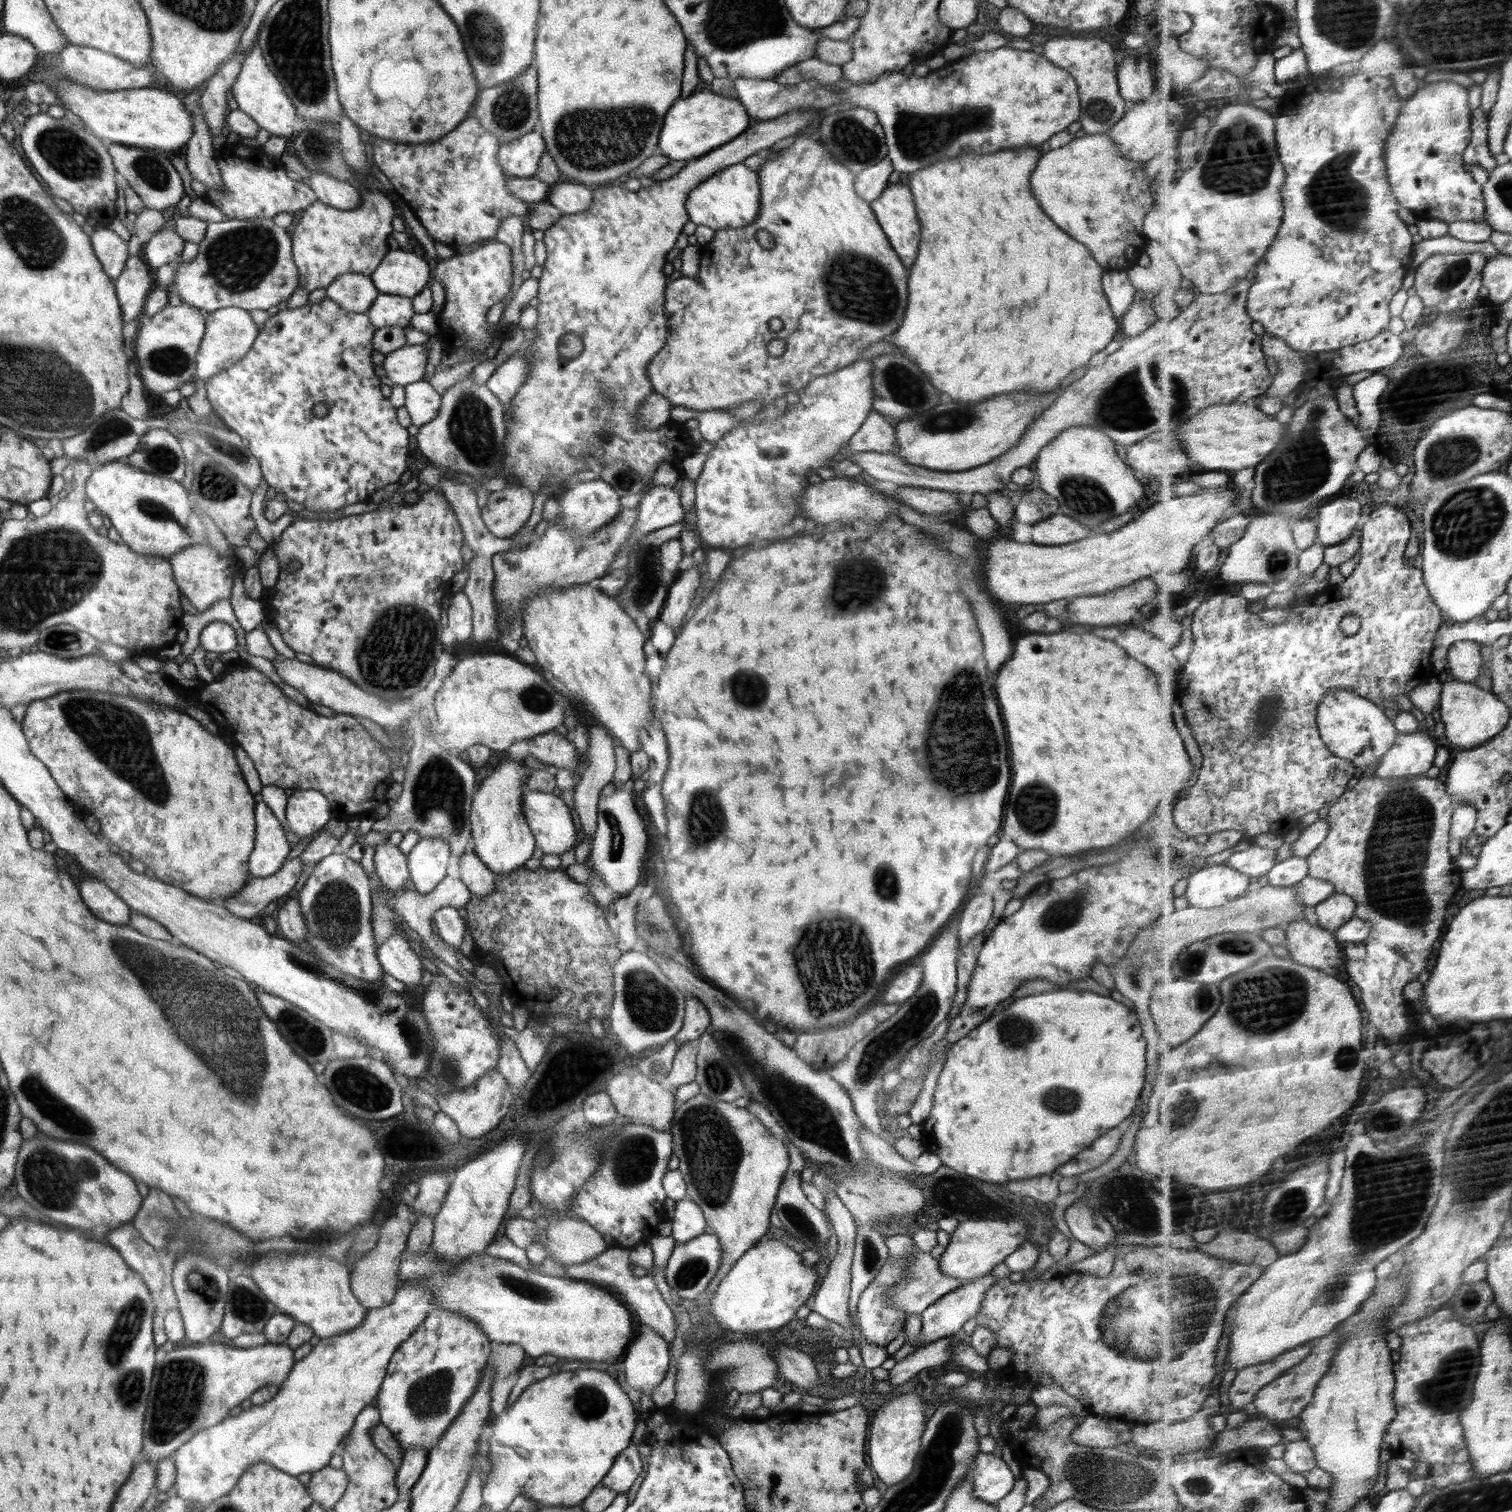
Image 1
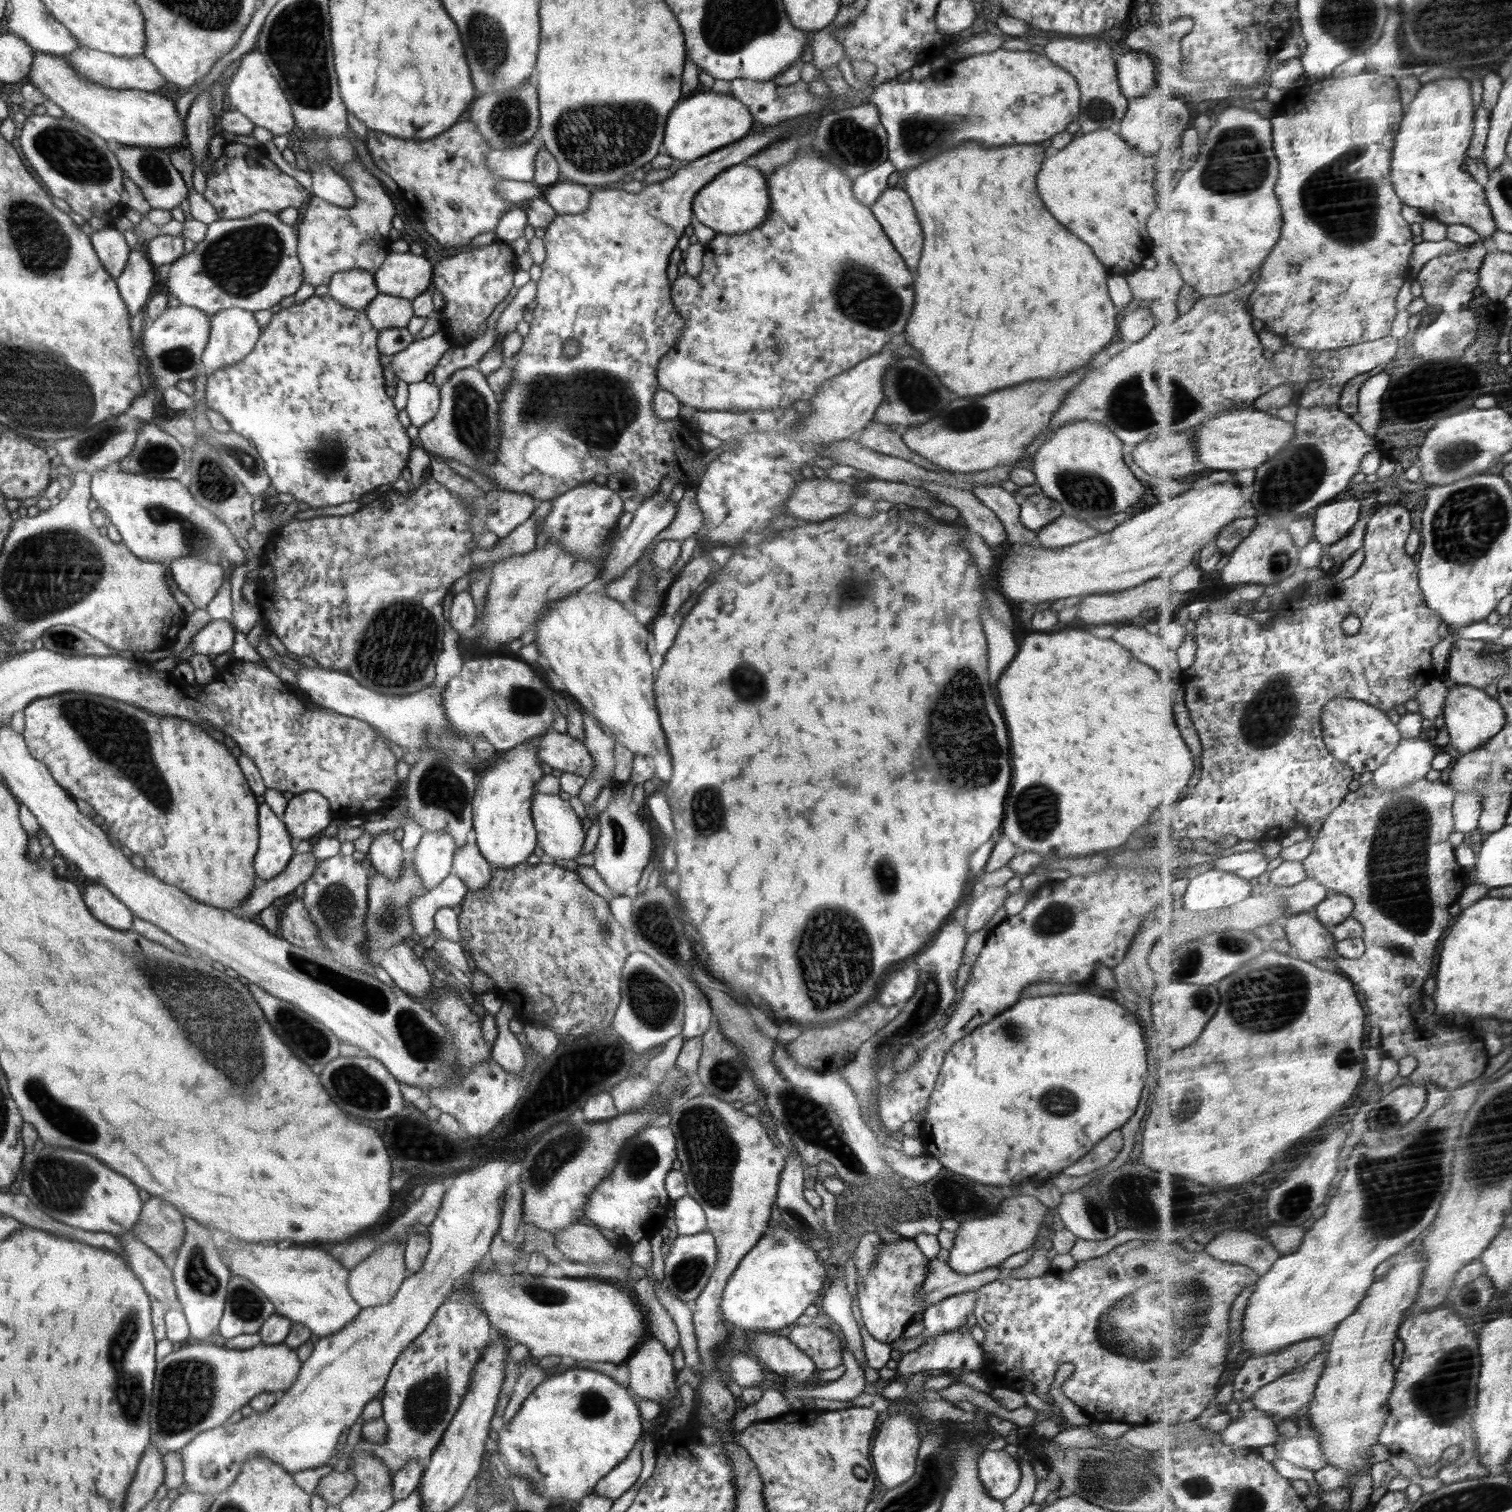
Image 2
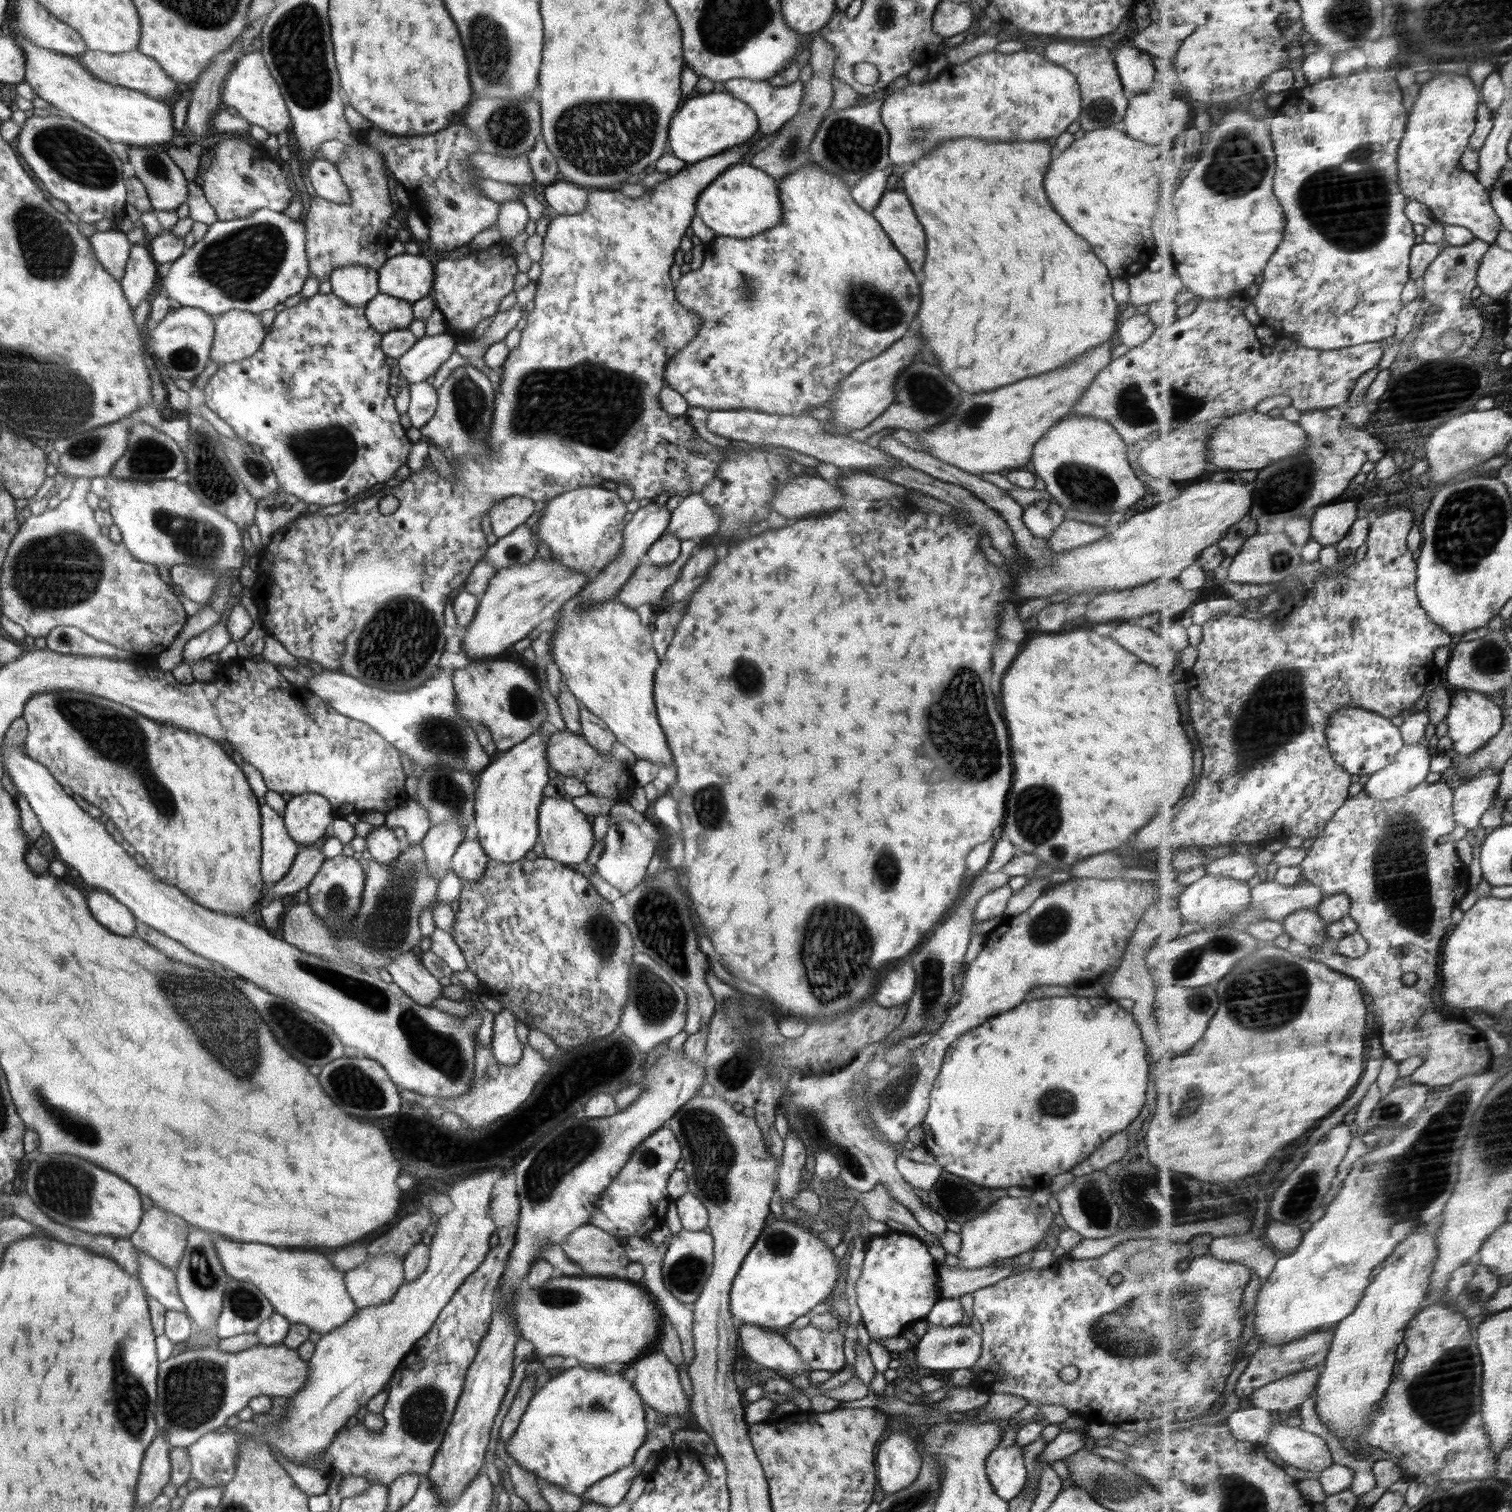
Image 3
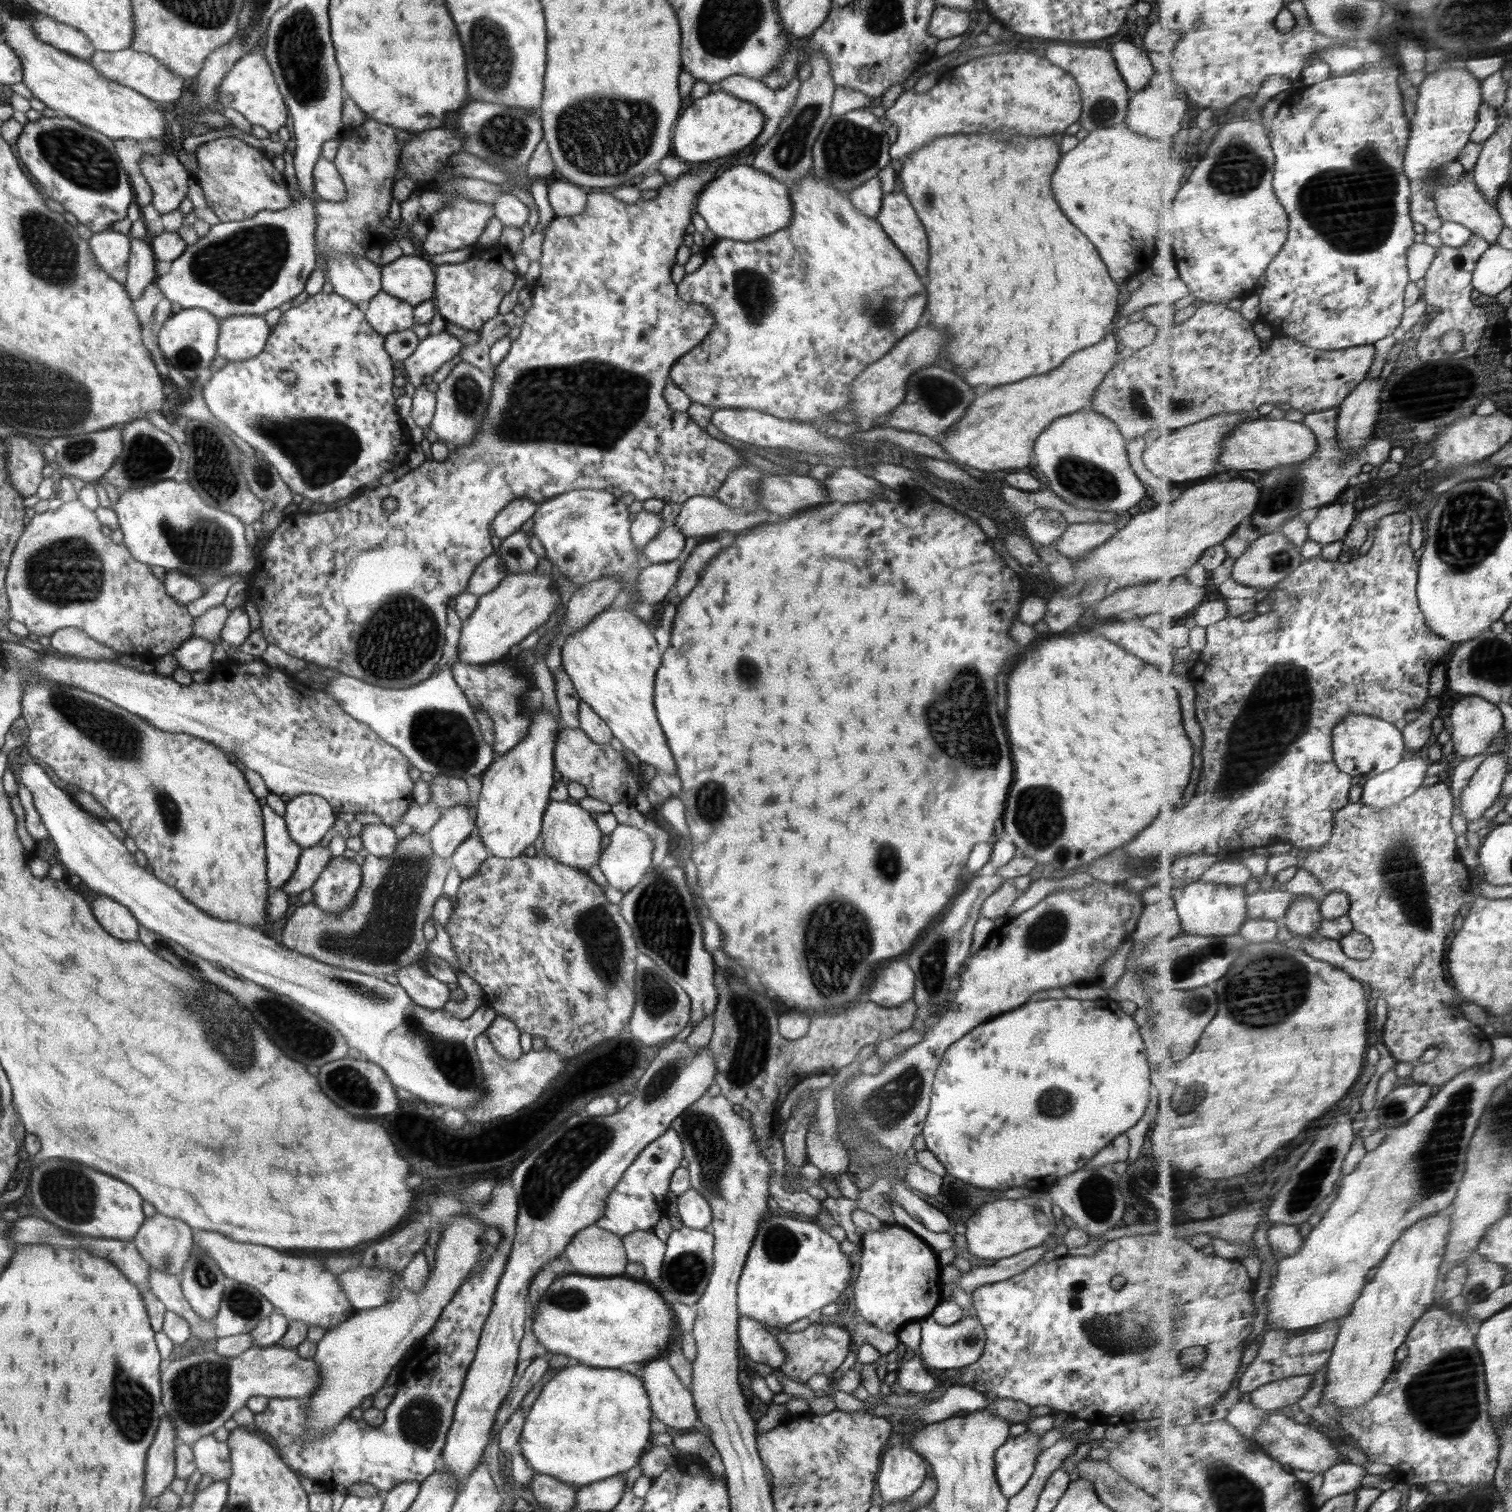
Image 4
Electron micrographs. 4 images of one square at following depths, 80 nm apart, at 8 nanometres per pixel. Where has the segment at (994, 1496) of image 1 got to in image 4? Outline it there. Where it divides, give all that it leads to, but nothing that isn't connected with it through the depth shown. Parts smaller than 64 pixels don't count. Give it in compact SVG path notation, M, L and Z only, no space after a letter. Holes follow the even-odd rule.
M1025 1431L1016 1437L1008 1437L994 1455L995 1475L1002 1494L1012 1498L1024 1488L1032 1476L1041 1453L1041 1435Z

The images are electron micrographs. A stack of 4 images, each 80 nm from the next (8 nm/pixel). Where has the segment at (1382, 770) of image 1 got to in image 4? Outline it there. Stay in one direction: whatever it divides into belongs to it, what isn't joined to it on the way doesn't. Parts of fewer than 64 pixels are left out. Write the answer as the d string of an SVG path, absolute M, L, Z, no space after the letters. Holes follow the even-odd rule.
M1420 750L1408 751L1406 758L1396 768L1369 778L1364 785L1362 800L1366 805L1378 809L1406 801L1423 788L1432 760L1422 756Z

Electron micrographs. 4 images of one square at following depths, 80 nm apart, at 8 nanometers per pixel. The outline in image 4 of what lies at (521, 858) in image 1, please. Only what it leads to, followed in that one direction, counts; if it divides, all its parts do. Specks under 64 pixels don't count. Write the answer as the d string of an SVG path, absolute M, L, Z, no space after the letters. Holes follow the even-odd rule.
M544 708L536 711L524 738L506 754L493 758L494 762L482 774L482 790L478 797L474 830L488 848L489 854L496 858L510 859L524 855L526 848L534 844L541 832L542 817L551 800L550 791L558 778L553 757L555 740L561 728L558 718L558 713L552 714Z

